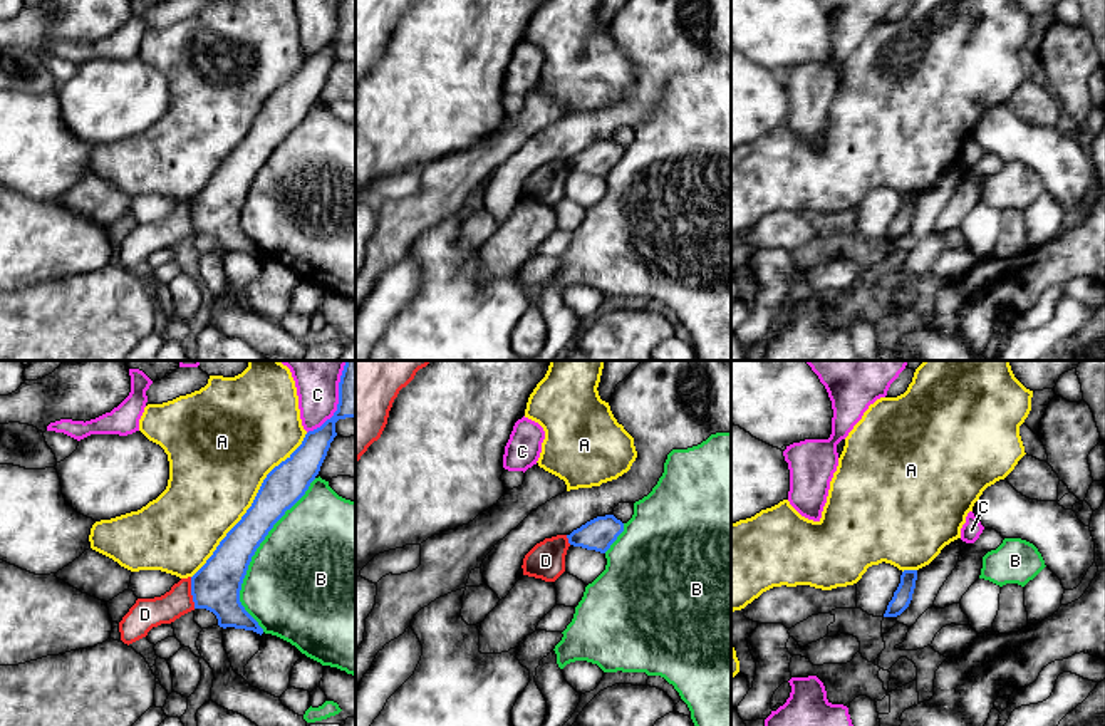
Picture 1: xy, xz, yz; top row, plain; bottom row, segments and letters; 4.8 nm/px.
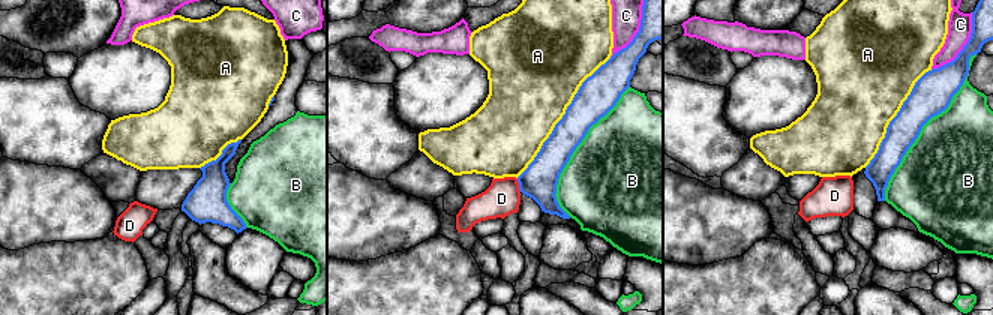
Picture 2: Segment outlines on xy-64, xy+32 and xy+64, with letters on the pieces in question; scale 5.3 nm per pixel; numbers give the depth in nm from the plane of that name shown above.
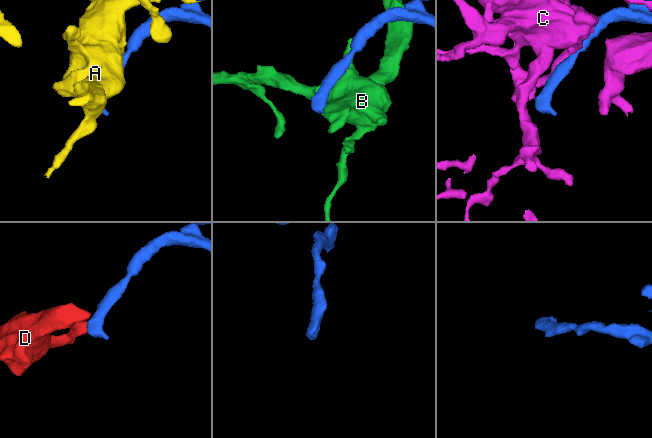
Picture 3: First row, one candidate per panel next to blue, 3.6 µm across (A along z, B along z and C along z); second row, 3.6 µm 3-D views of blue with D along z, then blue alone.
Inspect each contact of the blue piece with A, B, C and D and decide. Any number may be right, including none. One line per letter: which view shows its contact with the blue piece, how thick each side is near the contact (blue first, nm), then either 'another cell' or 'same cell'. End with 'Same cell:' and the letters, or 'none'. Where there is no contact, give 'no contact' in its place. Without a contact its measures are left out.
A: meets blue in xy; 190 nm thick on the blue side, 460 nm on the other; another cell
B: meets blue in xy; 220 nm thick on the blue side, 500 nm on the other; another cell
C: meets blue in xy; 160 nm thick on the blue side, 190 nm on the other; another cell
D: meets blue in xy; 220 nm thick on the blue side, 150 nm on the other; another cell
Same cell: none

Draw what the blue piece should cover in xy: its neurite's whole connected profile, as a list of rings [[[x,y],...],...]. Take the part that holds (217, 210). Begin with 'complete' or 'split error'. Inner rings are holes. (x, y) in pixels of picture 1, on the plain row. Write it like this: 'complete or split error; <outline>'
complete; [[[340,0],[337,35],[320,52],[309,55],[302,69],[263,104],[252,131],[241,144],[226,158],[206,188],[191,201],[191,220],[195,233],[206,233],[218,243],[218,250],[253,255],[263,258],[258,246],[245,235],[240,226],[240,215],[252,181],[265,164],[273,149],[290,134],[309,114],[320,96],[330,67],[337,60],[339,44],[355,42],[355,0]]]

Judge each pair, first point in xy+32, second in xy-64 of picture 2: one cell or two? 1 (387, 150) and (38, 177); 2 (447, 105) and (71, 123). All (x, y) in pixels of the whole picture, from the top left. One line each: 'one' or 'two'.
1: two
2: two

